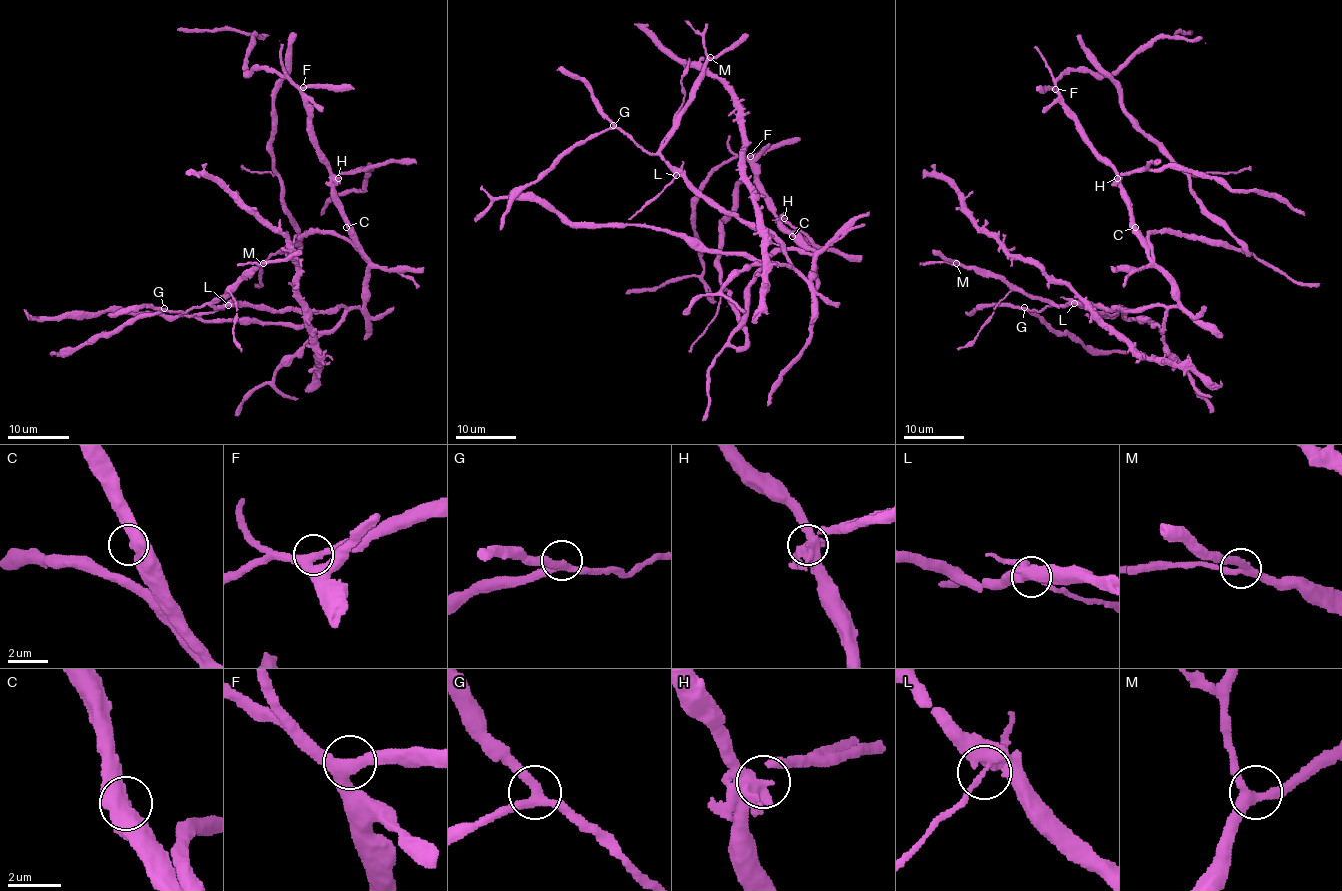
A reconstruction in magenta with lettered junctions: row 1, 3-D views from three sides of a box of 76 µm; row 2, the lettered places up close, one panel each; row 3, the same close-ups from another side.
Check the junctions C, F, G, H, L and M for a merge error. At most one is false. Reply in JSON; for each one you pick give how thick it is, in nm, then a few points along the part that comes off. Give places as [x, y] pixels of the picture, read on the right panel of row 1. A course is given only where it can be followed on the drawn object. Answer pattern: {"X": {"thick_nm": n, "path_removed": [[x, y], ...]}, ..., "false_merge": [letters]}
{"L": {"thick_nm": 280, "path_removed": [[1074, 304], [1094, 311], [1118, 313]]}, "false_merge": ["L"]}

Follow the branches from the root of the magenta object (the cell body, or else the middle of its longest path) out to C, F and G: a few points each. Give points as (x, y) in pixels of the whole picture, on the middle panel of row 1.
C: (778, 265), (790, 265), (809, 280), (813, 256), (792, 236)
F: (778, 265), (790, 265), (809, 280), (813, 256), (780, 222), (774, 206), (759, 188), (757, 171), (750, 156)
G: (778, 265), (792, 266), (786, 251), (772, 238), (713, 207), (663, 159), (643, 151), (613, 125)

